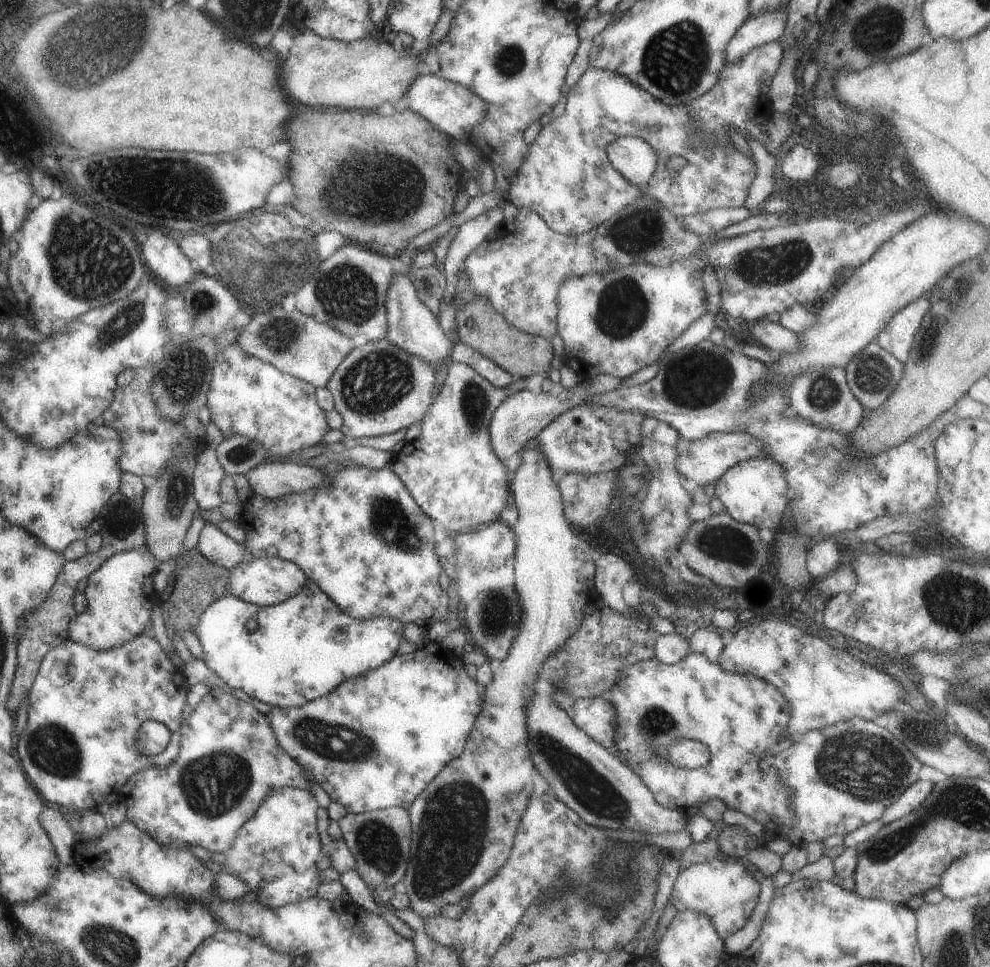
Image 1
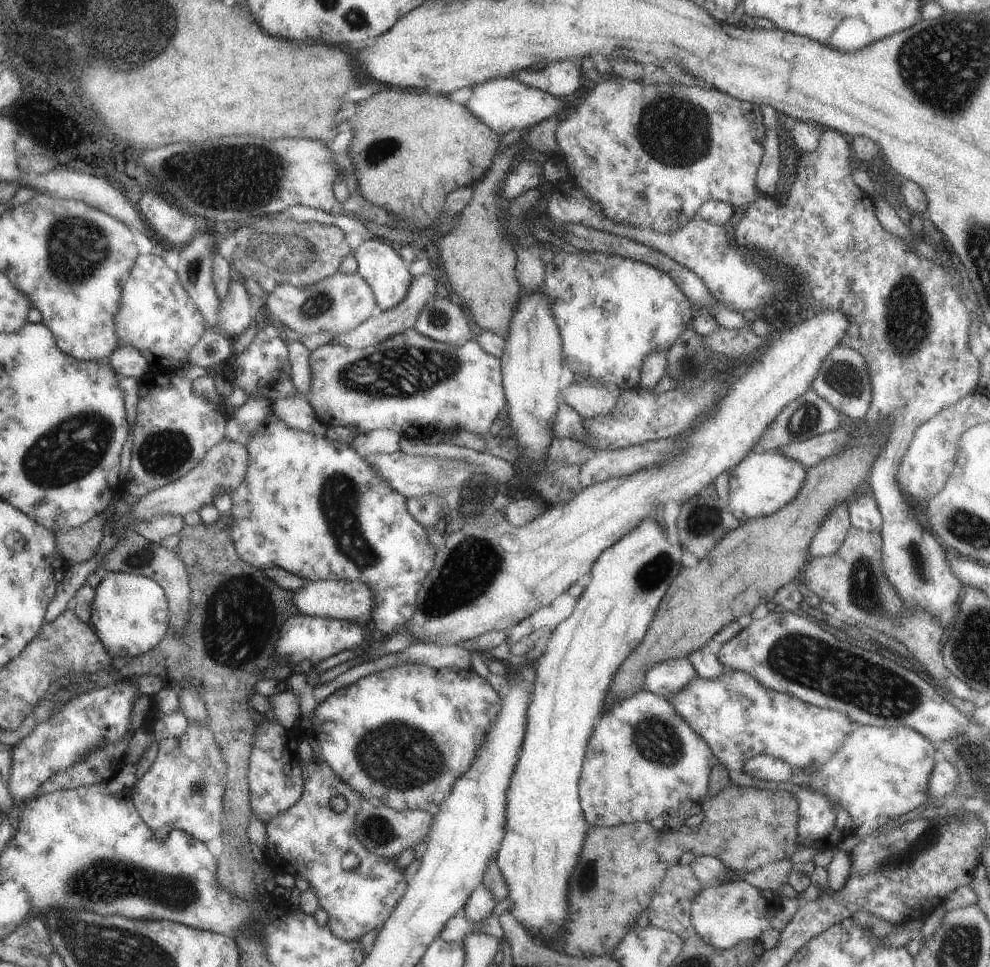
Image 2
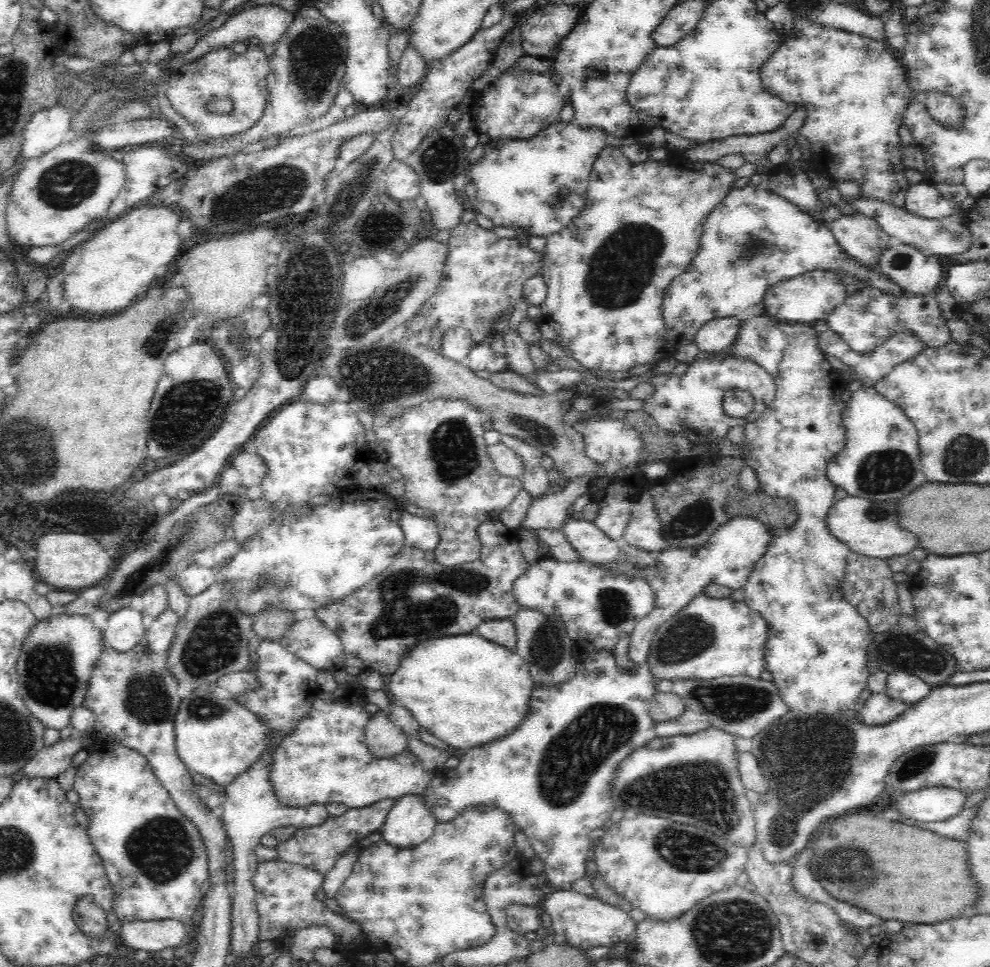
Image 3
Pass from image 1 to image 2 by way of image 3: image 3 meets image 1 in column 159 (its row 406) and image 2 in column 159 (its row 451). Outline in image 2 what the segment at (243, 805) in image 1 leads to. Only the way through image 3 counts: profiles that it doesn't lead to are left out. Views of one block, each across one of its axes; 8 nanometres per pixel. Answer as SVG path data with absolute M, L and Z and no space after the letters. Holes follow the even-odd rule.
M191 722L183 735L157 743L155 760L129 794L141 821L158 842L165 841L172 829L184 831L201 843L217 838L222 832L225 764L211 732L205 725Z

